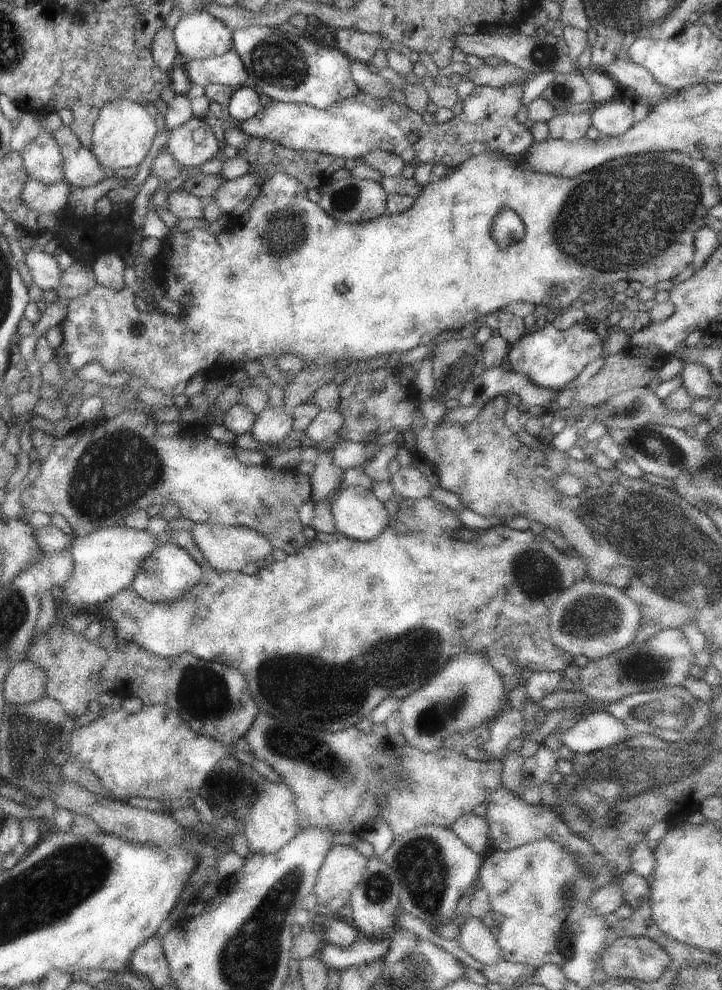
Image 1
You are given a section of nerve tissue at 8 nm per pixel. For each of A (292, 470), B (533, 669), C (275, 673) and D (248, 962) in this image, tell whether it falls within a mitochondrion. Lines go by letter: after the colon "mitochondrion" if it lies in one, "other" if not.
A: other
B: other
C: mitochondrion
D: mitochondrion

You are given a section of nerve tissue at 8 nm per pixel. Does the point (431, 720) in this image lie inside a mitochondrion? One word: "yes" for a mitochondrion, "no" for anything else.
yes

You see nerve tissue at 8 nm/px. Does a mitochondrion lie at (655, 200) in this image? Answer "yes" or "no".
yes

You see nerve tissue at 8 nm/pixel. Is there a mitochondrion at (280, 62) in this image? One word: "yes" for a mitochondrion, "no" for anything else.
yes

